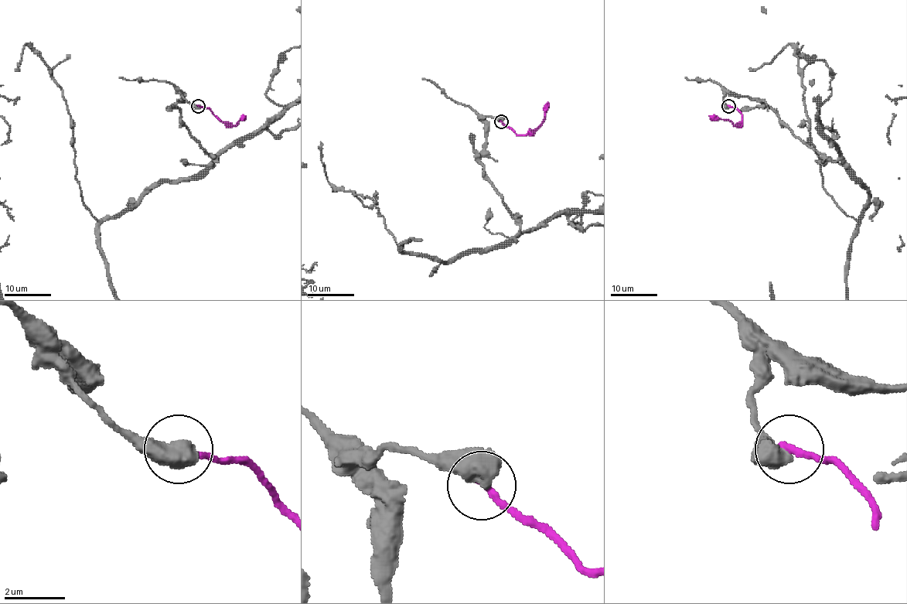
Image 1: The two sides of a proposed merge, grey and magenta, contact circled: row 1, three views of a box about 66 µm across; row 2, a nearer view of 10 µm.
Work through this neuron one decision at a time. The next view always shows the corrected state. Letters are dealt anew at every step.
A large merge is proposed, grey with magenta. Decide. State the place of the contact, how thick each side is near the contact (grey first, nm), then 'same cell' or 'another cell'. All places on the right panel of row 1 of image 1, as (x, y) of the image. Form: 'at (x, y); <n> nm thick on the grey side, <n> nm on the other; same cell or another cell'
at (728, 106); 750 nm thick on the grey side, 240 nm on the other; another cell

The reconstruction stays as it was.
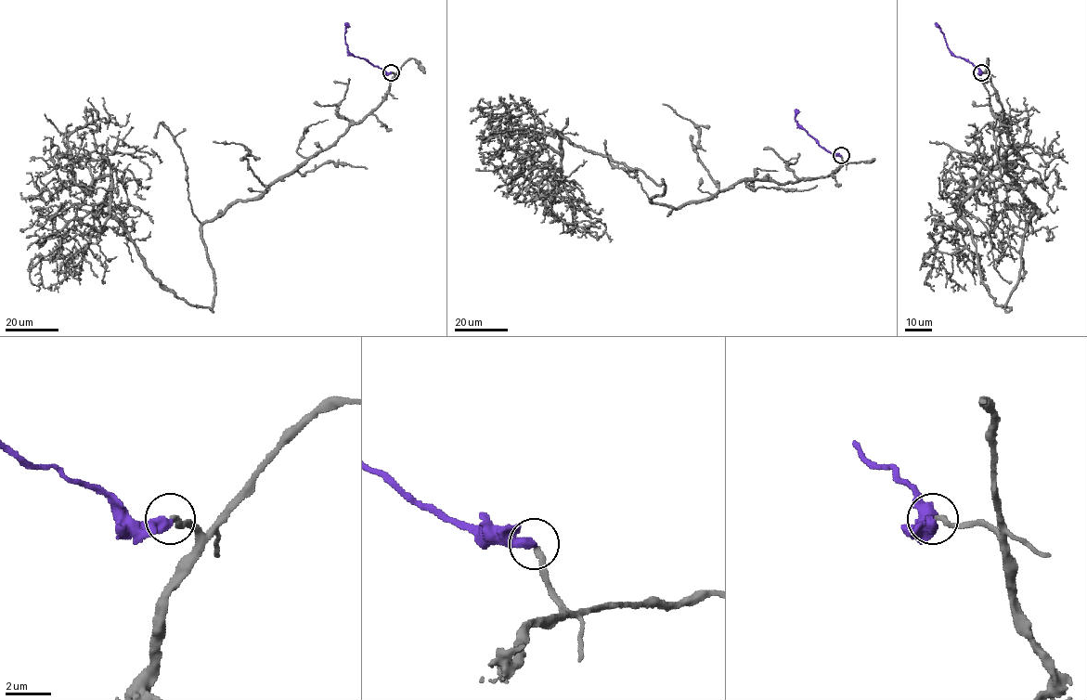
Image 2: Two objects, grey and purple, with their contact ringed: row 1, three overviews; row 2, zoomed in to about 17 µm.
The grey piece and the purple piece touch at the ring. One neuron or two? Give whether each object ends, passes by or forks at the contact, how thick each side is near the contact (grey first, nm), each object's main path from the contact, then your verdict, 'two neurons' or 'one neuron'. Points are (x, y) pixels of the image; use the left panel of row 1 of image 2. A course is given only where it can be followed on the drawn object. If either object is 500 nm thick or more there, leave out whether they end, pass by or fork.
grey ends there; purple ends there; 240 nm thick on the grey side, 440 nm on the other; grey runs (391, 72), (363, 120), (201, 226), (213, 311), (147, 267), (111, 178), (75, 182), (67, 137), (130, 113); purple runs (391, 72), (386, 72), (348, 51), (344, 33), (347, 22); one neuron

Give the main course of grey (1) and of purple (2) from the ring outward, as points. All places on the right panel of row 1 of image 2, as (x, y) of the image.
1: (981, 72), (1033, 207), (1007, 311), (960, 203), (1033, 113)
2: (981, 72), (977, 66), (950, 51), (944, 33), (935, 22)

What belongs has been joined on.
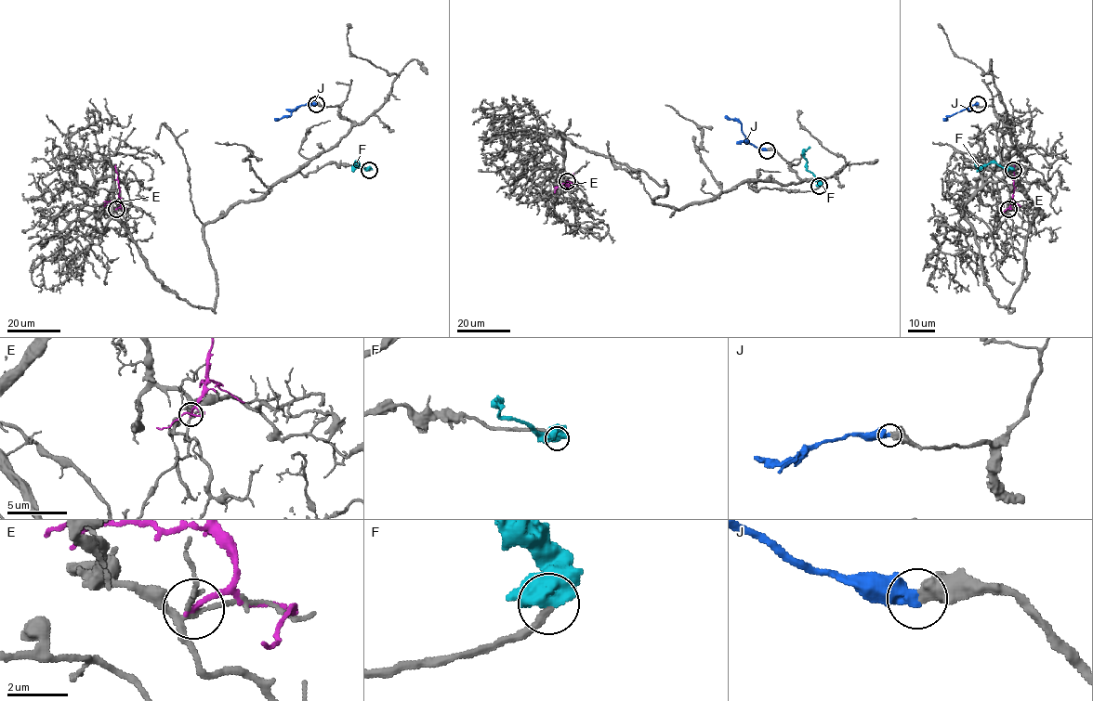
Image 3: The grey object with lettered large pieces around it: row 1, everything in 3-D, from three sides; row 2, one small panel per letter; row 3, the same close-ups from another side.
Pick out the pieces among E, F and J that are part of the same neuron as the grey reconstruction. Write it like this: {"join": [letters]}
{"join": ["F", "J"]}

